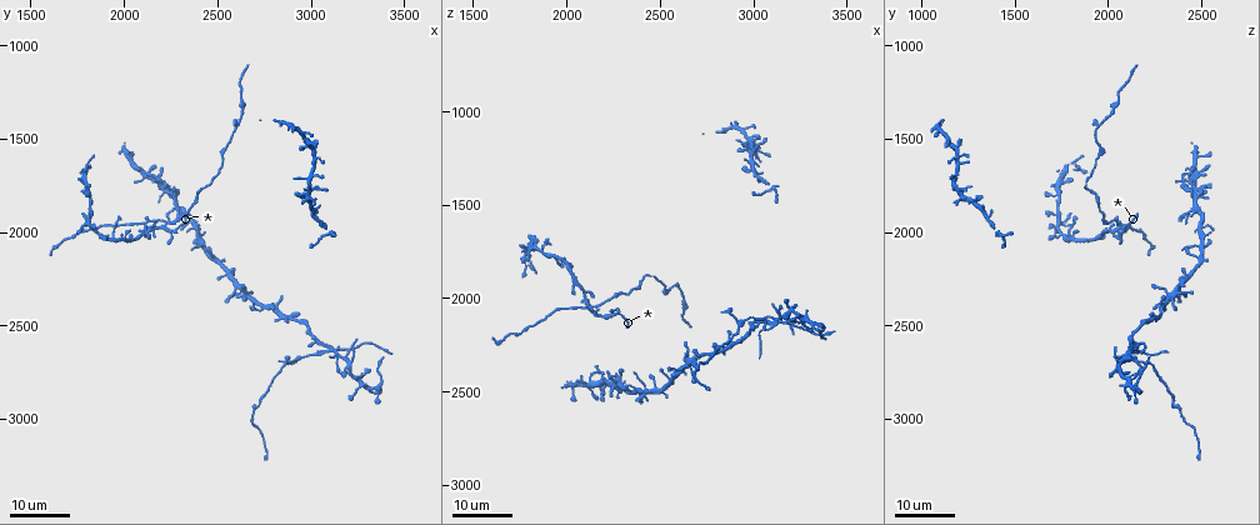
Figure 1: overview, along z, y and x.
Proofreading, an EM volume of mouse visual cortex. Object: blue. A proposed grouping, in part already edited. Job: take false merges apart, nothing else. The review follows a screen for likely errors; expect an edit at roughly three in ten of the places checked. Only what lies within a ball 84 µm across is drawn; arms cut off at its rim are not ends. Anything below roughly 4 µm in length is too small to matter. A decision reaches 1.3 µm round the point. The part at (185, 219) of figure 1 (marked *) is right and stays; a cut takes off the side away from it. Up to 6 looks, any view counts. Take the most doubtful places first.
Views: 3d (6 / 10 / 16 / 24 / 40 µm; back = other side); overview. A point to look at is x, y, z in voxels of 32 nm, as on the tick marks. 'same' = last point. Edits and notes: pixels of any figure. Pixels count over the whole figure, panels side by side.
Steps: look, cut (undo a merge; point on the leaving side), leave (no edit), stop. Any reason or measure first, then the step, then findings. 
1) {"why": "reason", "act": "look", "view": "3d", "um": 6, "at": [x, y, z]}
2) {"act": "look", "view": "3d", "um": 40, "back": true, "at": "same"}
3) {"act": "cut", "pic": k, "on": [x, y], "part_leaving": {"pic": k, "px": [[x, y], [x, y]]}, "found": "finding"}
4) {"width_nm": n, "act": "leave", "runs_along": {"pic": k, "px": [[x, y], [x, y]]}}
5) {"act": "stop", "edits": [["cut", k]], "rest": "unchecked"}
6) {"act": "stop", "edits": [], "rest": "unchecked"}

{"why": "looks like a crossing", "act": "look", "view": "3d", "um": 16, "at": [3120, 2640, 2120]}

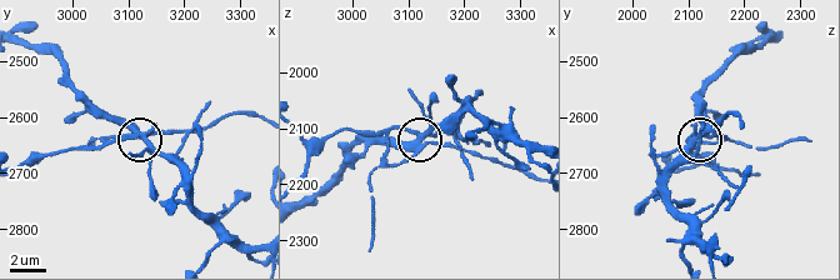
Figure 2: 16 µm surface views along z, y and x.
{"act": "look", "view": "3d", "um": 6, "at": [3115, 2635, 2115]}

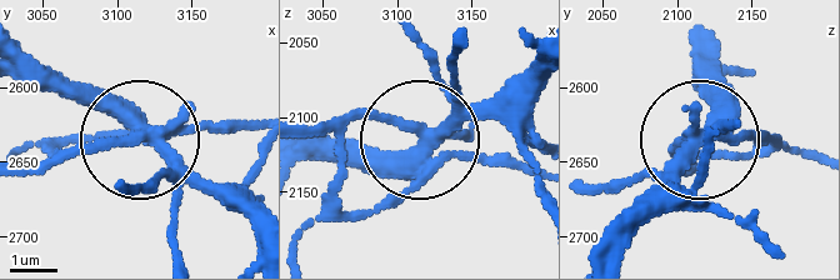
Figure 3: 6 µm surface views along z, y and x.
{"act": "cut", "pic": 3, "on": [400, 200], "part_leaving": {"pic": 3, "px": [[429, 138], [361, 114], [301, 126]]}, "found": "two cells meet here"}

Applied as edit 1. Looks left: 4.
{"why": "four arms meet", "act": "look", "view": "3d", "um": 16, "at": [2620, 1440, 1940]}

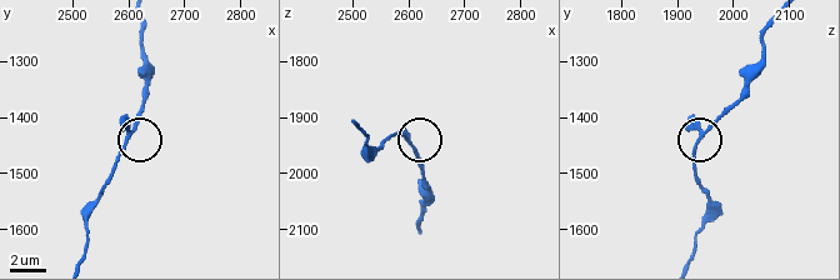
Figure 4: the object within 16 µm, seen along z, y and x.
{"act": "look", "view": "3d", "um": 6, "at": [2605, 1420, 1945]}

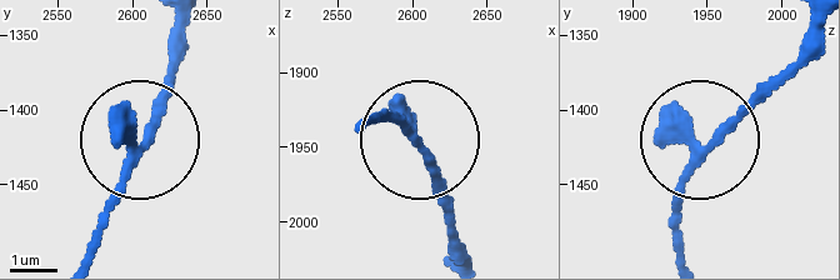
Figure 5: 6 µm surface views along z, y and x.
{"act": "leave", "runs_along": {"pic": 5, "px": [[86, 253], [181, 41]]}, "found": "continuous, no second cell"}

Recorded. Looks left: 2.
{"why": "small branch off a trunk", "act": "look", "view": "3d", "um": 24, "at": [3380, 2820, 2140]}

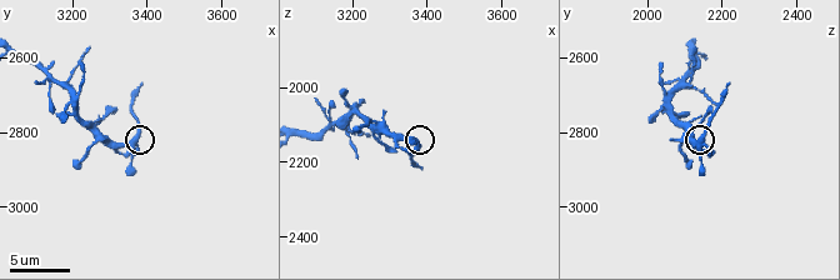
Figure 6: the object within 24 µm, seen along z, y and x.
{"act": "look", "view": "3d", "um": 6, "at": [3370, 2810, 2150]}

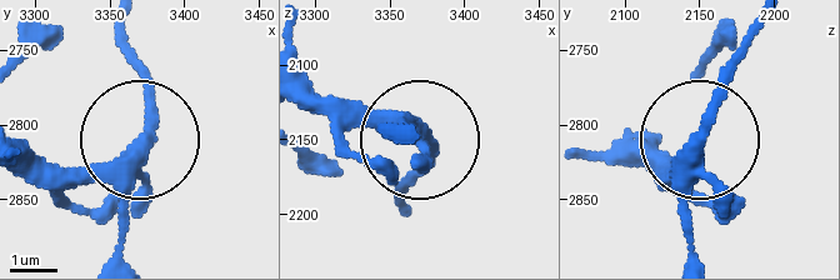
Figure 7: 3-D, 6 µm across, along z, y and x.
{"arms": 3, "act": "leave", "runs_along": {"pic": 7, "px": [[23, 140], [83, 173], [119, 160], [143, 125], [130, 45]]}, "found": "one cell here"}

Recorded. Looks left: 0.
{"act": "stop", "edits": [["cut", 3]], "rest": "unchecked"}

